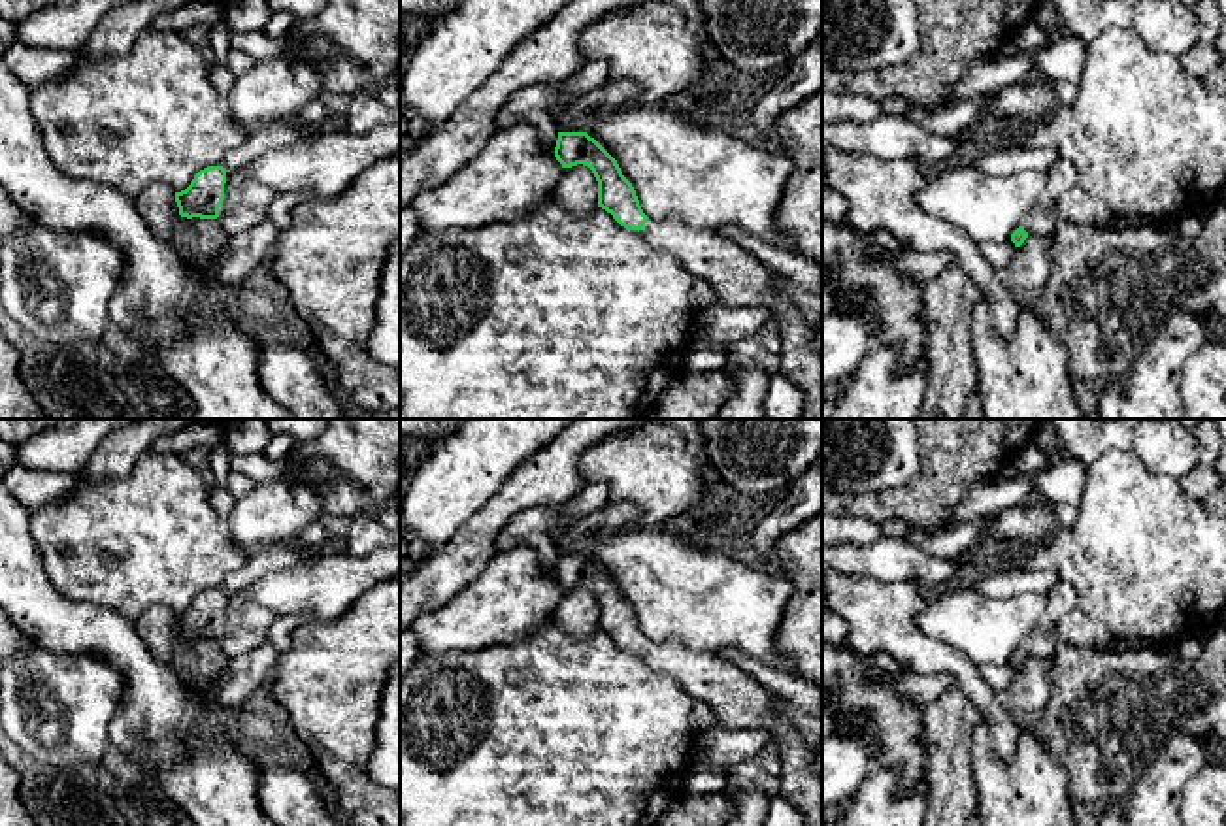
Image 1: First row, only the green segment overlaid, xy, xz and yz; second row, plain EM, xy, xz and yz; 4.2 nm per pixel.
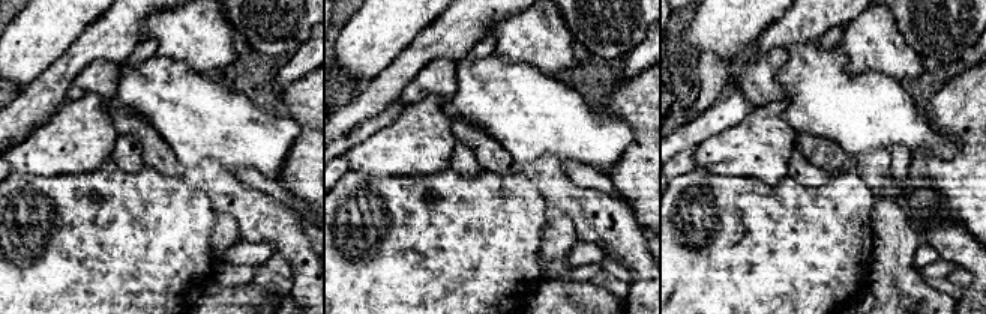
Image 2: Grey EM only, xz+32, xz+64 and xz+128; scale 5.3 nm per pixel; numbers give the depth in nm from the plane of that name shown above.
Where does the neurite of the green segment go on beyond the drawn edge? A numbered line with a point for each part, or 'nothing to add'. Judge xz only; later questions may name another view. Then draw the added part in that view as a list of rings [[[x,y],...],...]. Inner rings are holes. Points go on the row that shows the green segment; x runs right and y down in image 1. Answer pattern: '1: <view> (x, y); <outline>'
1: xz (740, 278); [[[647,219],[639,234],[673,255],[687,272],[705,279],[728,307],[762,306],[781,334],[781,373],[804,392],[798,419],[822,419],[822,355],[813,349],[815,326],[779,289],[785,281],[754,255],[717,230],[696,230],[683,219]]]

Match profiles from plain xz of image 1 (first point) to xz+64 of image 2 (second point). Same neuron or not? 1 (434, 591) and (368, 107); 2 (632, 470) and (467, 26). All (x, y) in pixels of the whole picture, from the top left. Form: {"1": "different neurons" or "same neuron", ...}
{"1": "same neuron", "2": "different neurons"}

